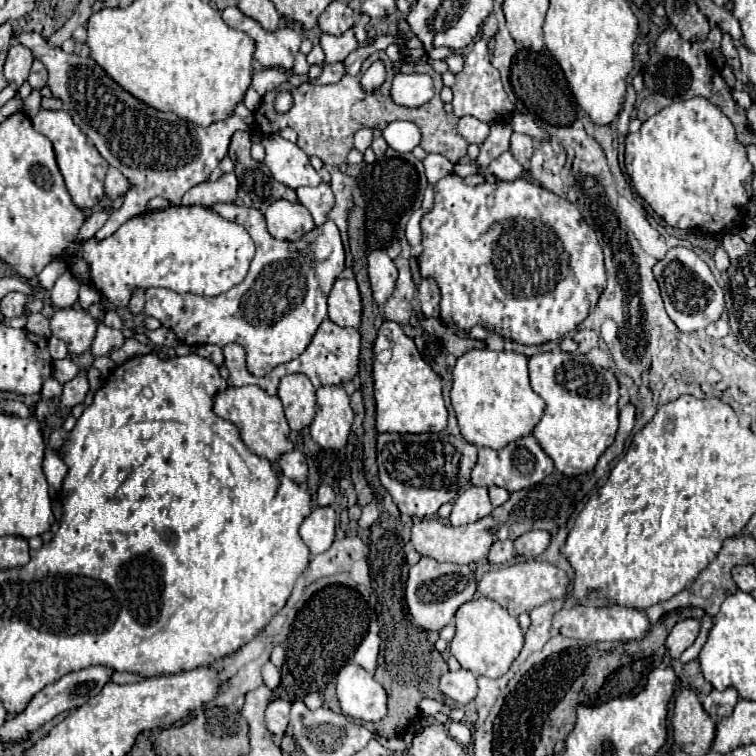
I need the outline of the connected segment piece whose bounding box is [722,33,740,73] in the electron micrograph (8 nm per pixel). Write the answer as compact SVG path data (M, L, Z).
M726 33L722 37L722 51L724 51L726 63L738 73L740 71L740 61L738 61L738 53L736 53L736 47L734 47L734 39L730 35L726 35Z

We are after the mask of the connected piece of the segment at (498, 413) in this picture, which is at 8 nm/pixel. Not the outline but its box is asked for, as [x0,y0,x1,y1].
[450,349,544,449]

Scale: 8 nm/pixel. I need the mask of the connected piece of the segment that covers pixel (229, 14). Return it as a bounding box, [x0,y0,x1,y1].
[222,7,304,71]

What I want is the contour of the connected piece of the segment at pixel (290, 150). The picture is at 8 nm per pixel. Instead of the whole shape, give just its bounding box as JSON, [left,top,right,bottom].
[262,133,322,189]

